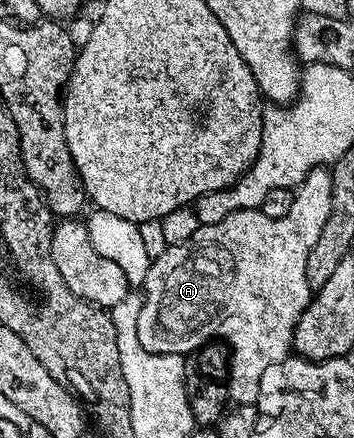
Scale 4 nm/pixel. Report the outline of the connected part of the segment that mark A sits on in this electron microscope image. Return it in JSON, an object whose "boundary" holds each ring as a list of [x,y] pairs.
{"boundary":[[[323,167],[312,169],[310,174],[296,186],[292,211],[288,211],[288,215],[284,215],[284,219],[268,219],[268,215],[264,215],[261,209],[241,209],[235,213],[228,214],[224,219],[220,219],[220,223],[198,225],[195,228],[195,233],[187,241],[182,241],[179,245],[168,246],[159,257],[157,254],[151,260],[150,270],[147,272],[144,292],[142,293],[140,319],[136,325],[136,335],[140,339],[140,343],[144,343],[144,347],[153,353],[189,355],[202,345],[218,339],[214,337],[223,337],[234,348],[234,361],[232,357],[228,365],[230,401],[234,405],[257,405],[258,396],[260,395],[260,379],[264,375],[264,371],[268,371],[268,367],[273,361],[282,361],[284,358],[291,356],[296,323],[300,319],[302,312],[305,311],[306,306],[309,305],[312,296],[312,290],[308,287],[308,279],[306,278],[308,251],[316,244],[316,239],[320,239],[320,231],[324,231],[324,223],[331,211],[332,172],[329,168]]]}

